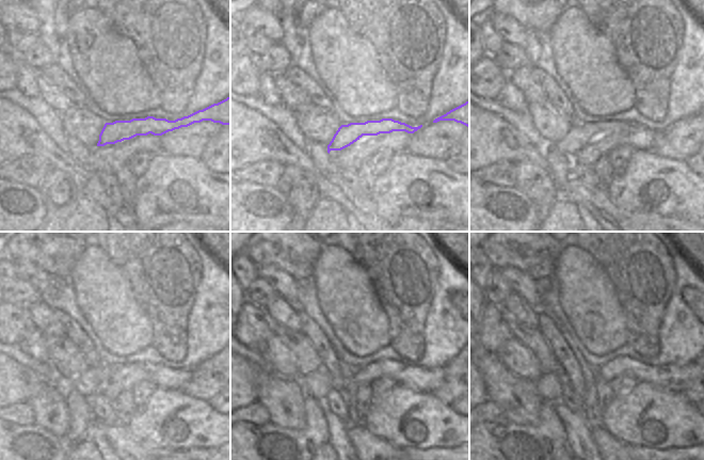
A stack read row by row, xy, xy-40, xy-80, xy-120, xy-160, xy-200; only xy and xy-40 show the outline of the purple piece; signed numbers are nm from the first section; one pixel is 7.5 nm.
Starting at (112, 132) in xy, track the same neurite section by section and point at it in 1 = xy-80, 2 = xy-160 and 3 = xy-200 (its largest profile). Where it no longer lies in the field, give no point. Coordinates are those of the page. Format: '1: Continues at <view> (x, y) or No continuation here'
1: Continues at xy-80 (580, 132)
2: Continues at xy-160 (318, 384)
3: Continues at xy-200 (548, 385).

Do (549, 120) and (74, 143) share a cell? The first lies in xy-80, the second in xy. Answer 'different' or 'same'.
different

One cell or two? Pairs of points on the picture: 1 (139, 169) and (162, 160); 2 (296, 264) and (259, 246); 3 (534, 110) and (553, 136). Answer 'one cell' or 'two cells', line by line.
1: two cells
2: one cell
3: one cell

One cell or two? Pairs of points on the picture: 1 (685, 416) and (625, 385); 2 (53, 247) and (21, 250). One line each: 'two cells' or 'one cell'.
1: two cells
2: one cell

